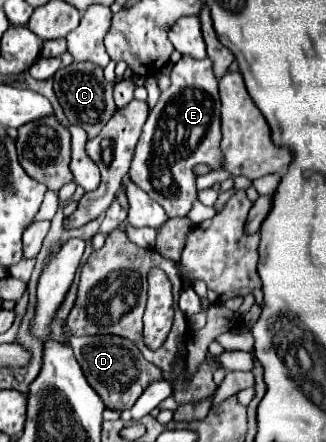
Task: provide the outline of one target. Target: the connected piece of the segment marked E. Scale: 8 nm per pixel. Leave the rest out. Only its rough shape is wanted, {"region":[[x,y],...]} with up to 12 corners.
{"region":[[182,56],[150,110],[130,178],[168,214],[220,168],[208,58]]}

